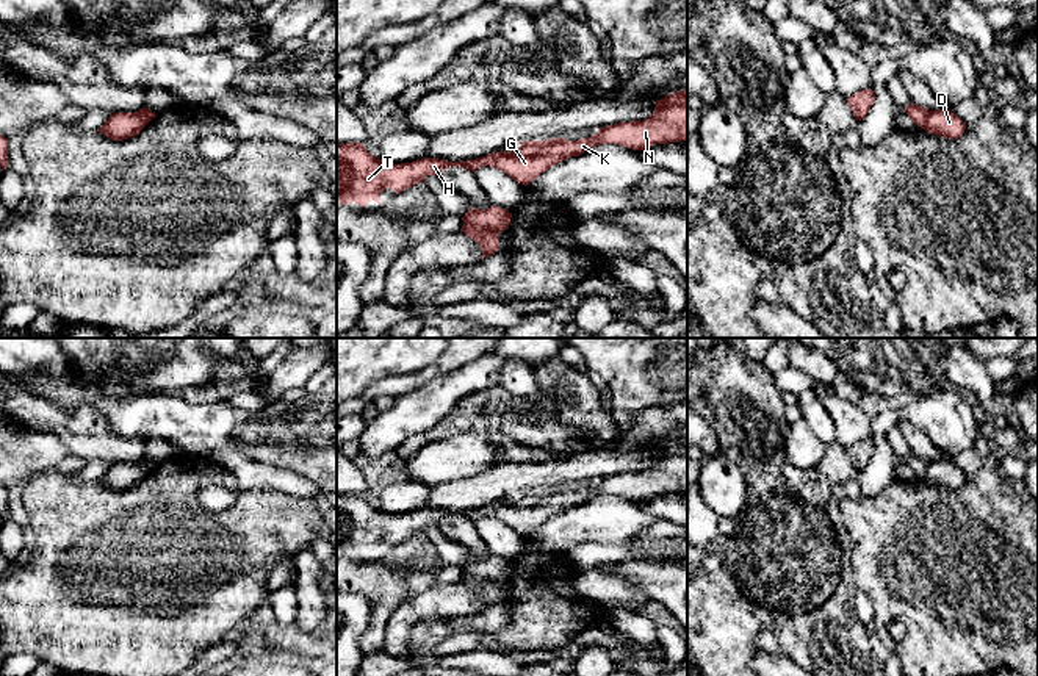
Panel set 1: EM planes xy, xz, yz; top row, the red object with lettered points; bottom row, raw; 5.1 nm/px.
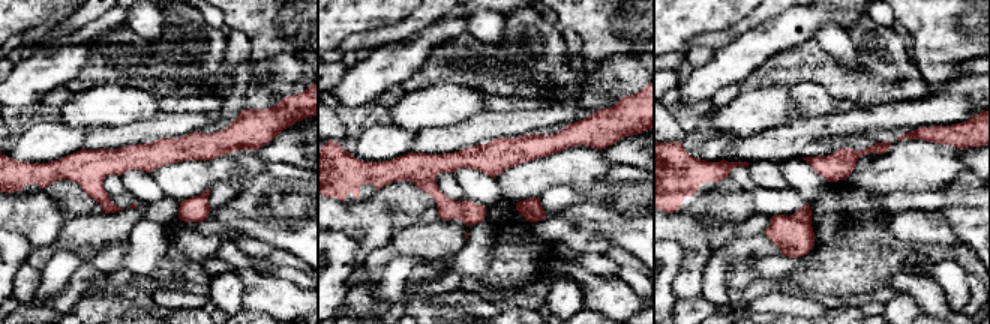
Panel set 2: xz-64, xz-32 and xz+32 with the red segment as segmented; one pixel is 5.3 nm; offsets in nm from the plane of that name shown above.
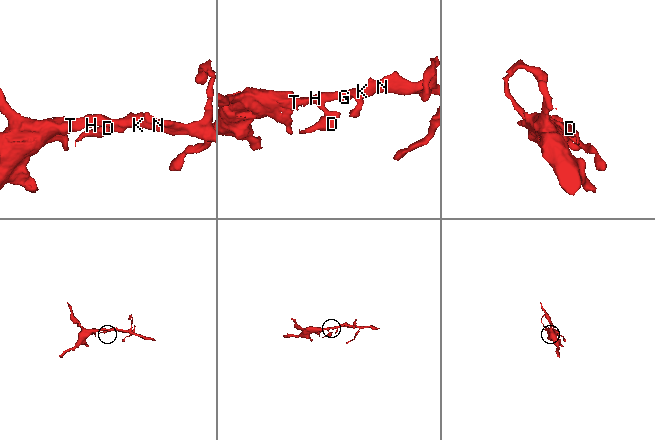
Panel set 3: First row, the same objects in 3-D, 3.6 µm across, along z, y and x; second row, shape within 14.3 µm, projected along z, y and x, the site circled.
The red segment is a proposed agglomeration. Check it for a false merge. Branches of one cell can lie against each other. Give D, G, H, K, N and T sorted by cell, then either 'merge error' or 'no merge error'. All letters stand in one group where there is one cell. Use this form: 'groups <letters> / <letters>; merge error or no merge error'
groups D / G H K N T; merge error

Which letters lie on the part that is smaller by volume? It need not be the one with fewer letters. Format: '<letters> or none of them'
D

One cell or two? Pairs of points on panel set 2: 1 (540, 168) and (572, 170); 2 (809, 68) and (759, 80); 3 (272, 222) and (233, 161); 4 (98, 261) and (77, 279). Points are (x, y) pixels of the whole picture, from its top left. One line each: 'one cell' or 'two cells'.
1: one cell
2: one cell
3: two cells
4: two cells

